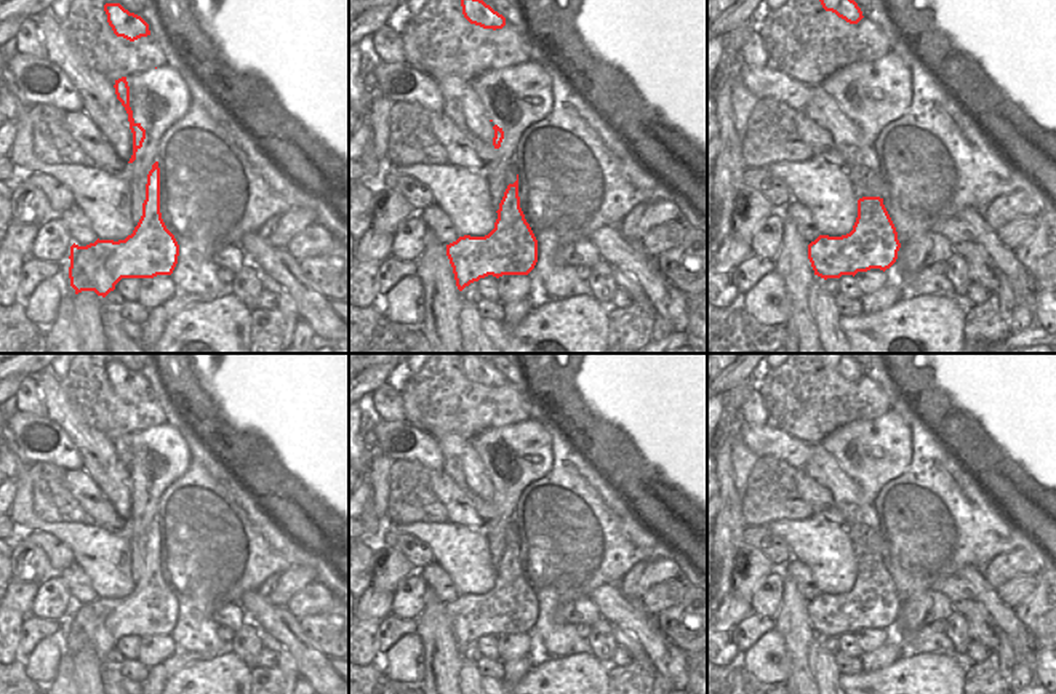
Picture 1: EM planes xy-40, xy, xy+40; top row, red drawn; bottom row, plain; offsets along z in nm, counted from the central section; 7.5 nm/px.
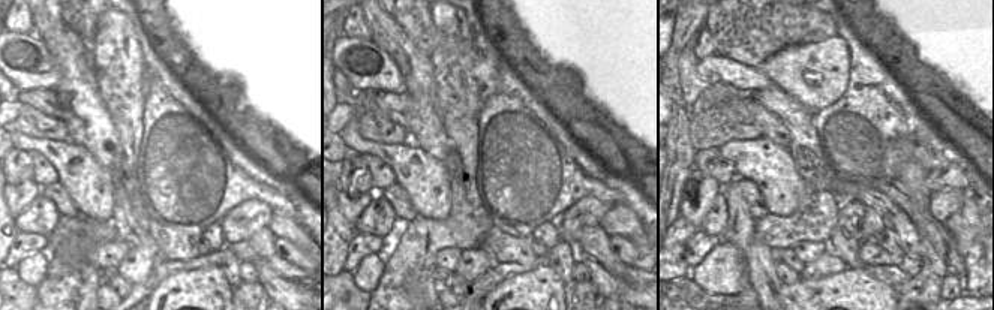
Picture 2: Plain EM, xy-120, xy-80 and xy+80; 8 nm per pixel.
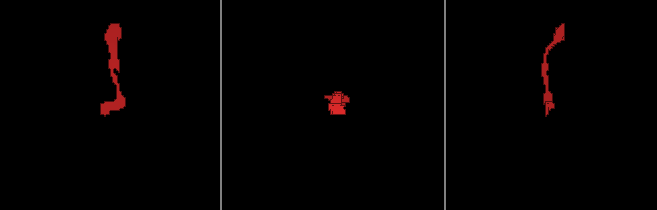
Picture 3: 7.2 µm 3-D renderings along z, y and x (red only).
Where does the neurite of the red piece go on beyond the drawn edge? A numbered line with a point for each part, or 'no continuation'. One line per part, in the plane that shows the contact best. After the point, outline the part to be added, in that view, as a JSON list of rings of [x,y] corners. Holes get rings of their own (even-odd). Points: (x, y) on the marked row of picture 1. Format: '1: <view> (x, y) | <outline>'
1: xy-40 (61, 336) | [[[66,259],[59,269],[61,301],[54,321],[45,328],[45,353],[82,353],[82,341],[72,318],[75,289],[70,286],[69,267],[70,259]]]

